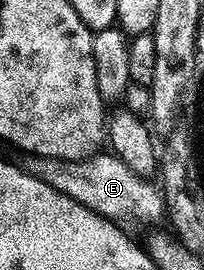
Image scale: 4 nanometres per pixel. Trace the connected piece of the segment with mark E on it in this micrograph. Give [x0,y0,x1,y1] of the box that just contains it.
[28,152,166,226]

